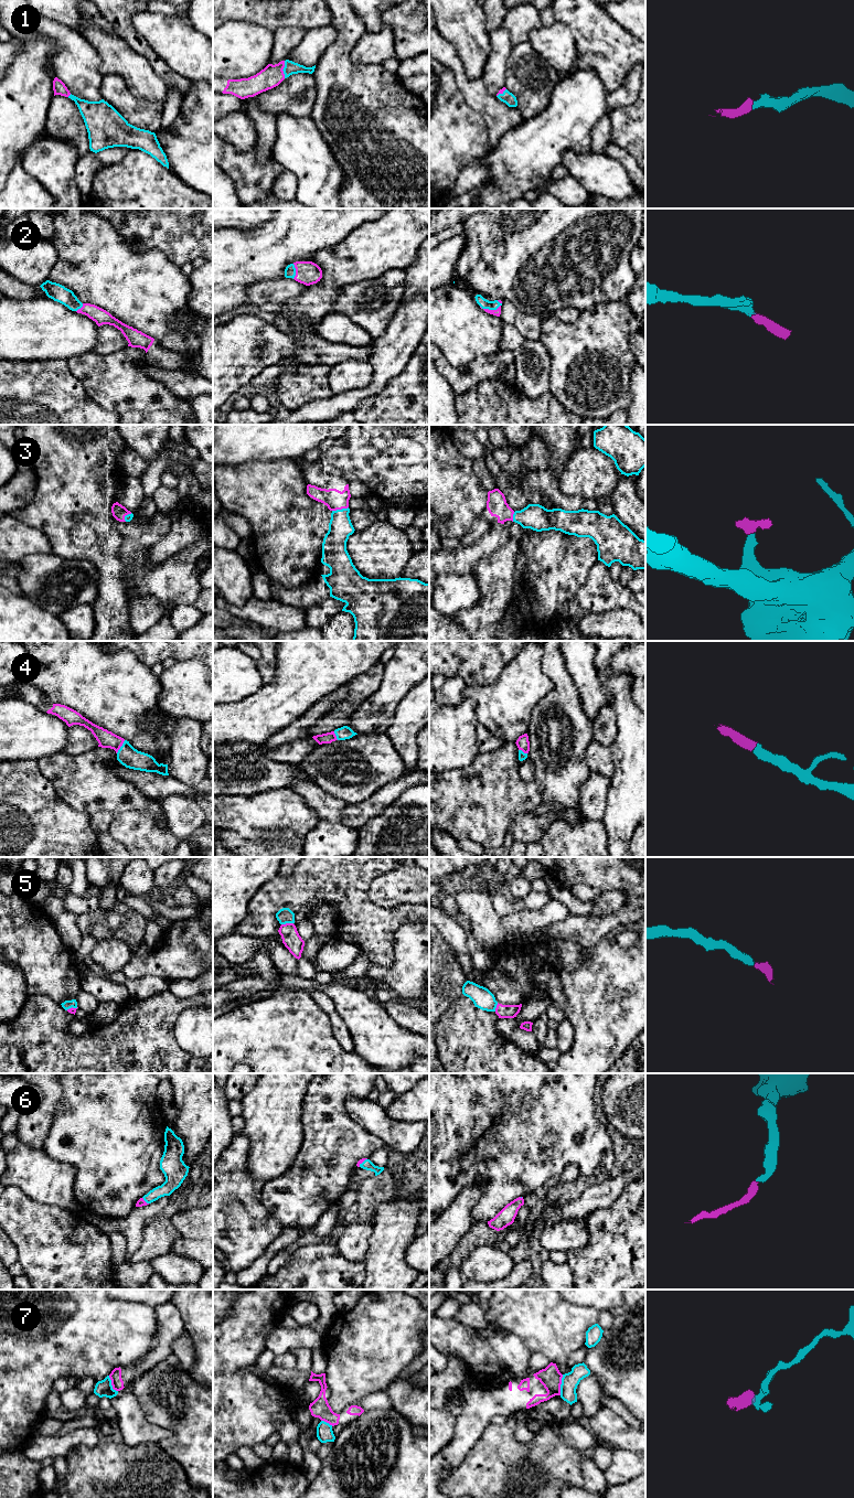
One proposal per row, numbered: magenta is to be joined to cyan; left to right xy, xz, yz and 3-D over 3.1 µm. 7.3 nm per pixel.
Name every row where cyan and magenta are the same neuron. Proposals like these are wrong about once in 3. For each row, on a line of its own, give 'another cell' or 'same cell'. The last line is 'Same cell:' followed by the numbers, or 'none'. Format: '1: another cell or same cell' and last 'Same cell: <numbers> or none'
1: same cell
2: same cell
3: same cell
4: same cell
5: same cell
6: same cell
7: another cell
Same cell: 1, 2, 3, 4, 5, 6

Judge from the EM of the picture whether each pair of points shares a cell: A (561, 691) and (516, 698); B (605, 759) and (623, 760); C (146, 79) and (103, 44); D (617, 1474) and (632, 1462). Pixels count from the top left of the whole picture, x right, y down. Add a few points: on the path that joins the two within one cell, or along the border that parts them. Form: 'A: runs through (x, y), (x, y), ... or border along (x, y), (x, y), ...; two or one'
A: border along (542, 667), (553, 687), (537, 703), (532, 714); two
B: border along (608, 747), (614, 766), (614, 773), (610, 778); two
C: runs through (135, 70), (114, 54); one
D: runs through (620, 1470), (626, 1465), (629, 1465); one

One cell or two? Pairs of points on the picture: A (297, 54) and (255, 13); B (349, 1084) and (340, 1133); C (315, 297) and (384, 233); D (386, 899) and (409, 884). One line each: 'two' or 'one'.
A: two
B: one
C: one
D: one

